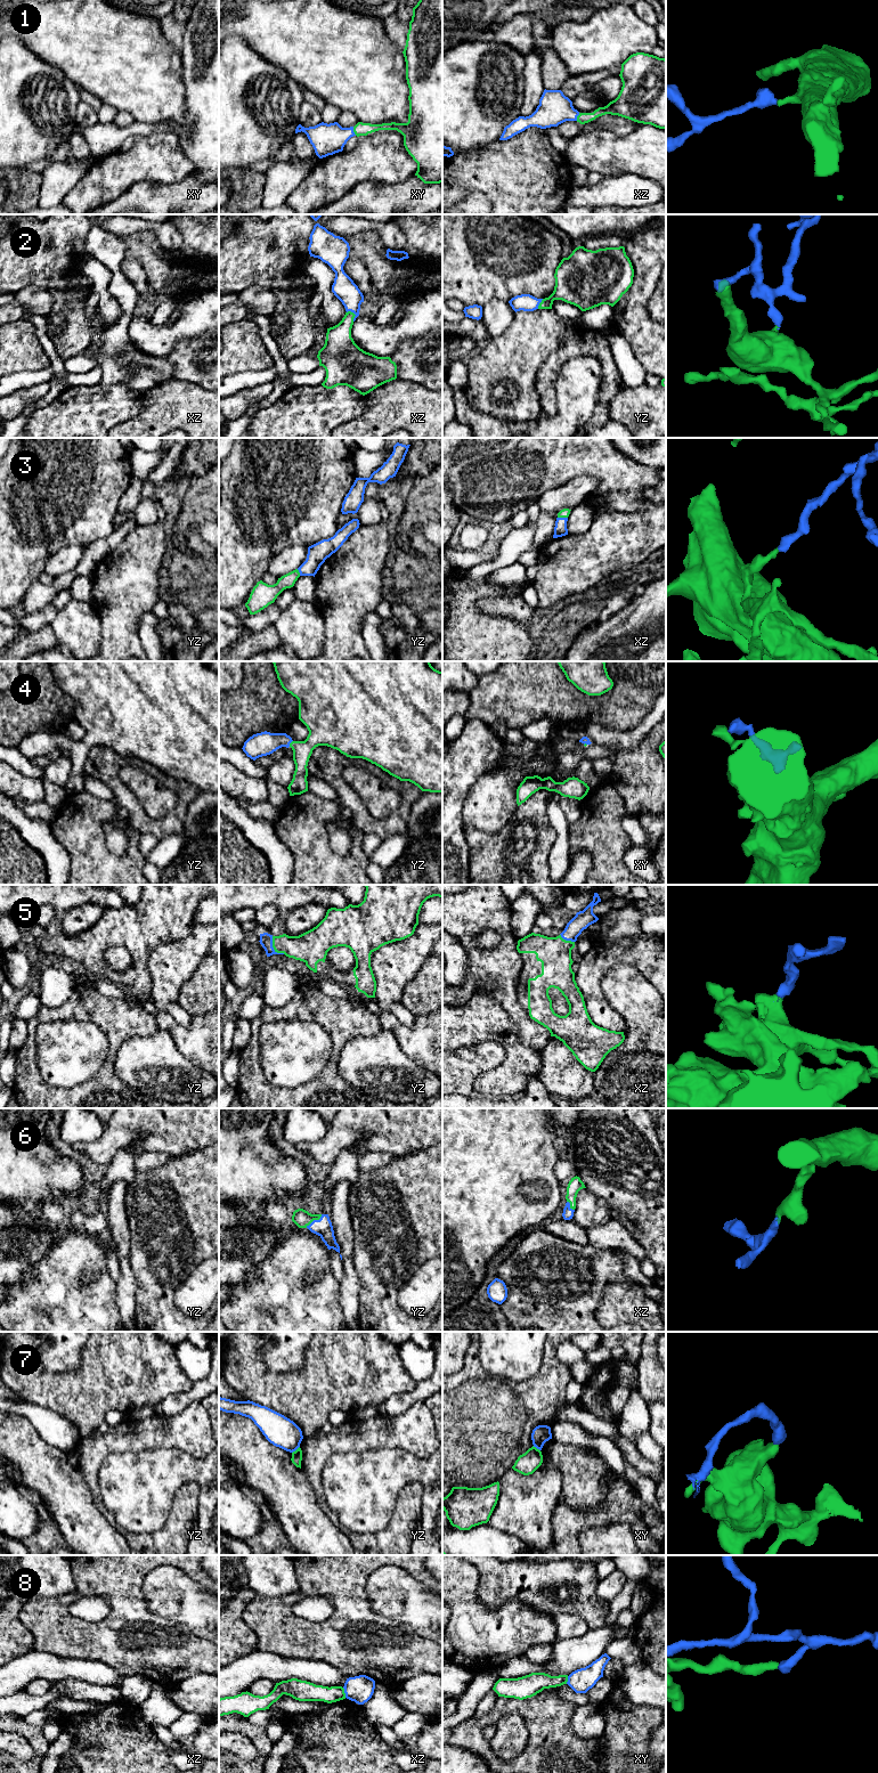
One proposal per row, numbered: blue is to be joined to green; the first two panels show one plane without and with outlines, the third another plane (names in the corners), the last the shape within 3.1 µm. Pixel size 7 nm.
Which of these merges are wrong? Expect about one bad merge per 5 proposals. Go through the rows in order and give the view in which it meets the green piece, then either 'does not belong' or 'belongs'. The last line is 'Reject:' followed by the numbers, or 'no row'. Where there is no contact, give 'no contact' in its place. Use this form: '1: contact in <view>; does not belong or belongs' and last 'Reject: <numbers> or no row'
1: contact in xy; belongs
2: contact in xz; belongs
3: contact in xz; belongs
4: contact in yz; belongs
5: contact in yz; belongs
6: contact in yz; belongs
7: contact in yz; does not belong
8: contact in xz; does not belong
Reject: 7, 8

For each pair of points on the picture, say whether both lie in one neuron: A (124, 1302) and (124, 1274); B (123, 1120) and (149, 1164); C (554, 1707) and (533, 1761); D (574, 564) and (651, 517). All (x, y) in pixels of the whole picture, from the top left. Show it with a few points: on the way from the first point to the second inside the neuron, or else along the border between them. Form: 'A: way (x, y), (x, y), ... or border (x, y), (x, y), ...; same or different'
A: way (124, 1295), (124, 1281); same
B: border (143, 1151), (163, 1152), (169, 1156); different
C: way (550, 1721), (550, 1743), (544, 1749); same
D: way (593, 553), (632, 535); same

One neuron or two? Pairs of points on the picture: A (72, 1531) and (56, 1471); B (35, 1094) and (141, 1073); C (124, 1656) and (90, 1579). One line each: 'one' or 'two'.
A: one
B: two
C: one

